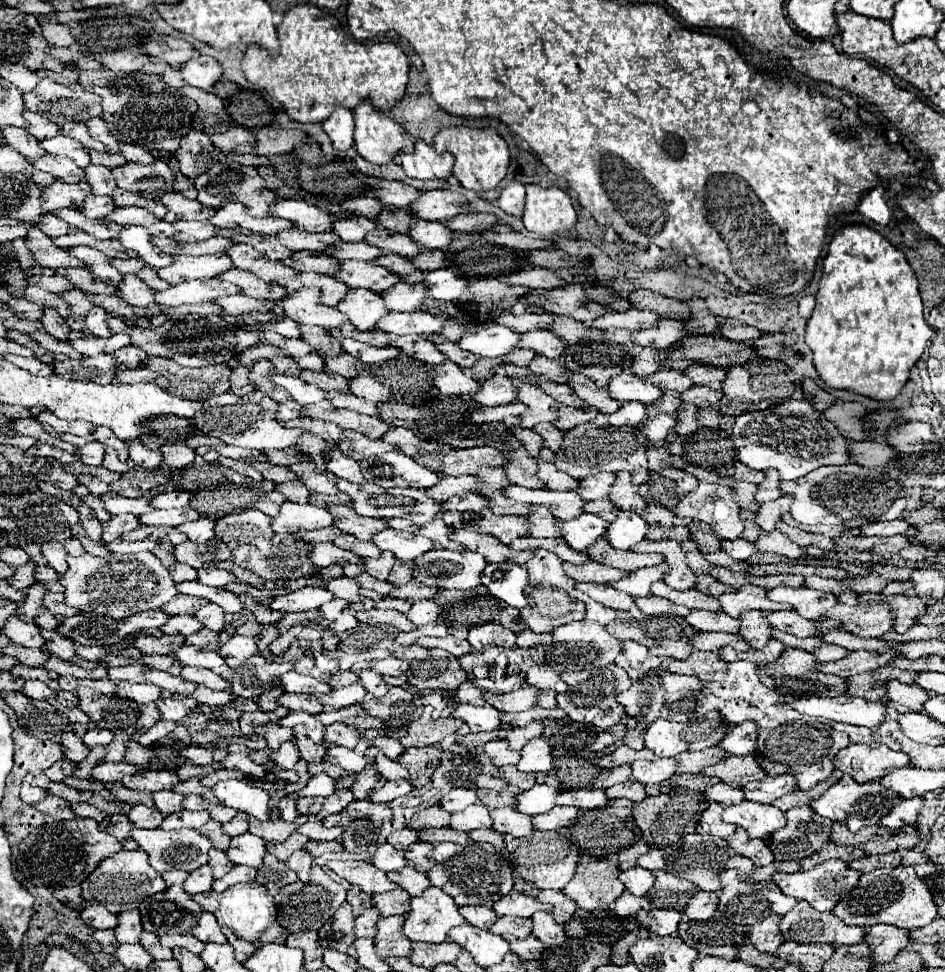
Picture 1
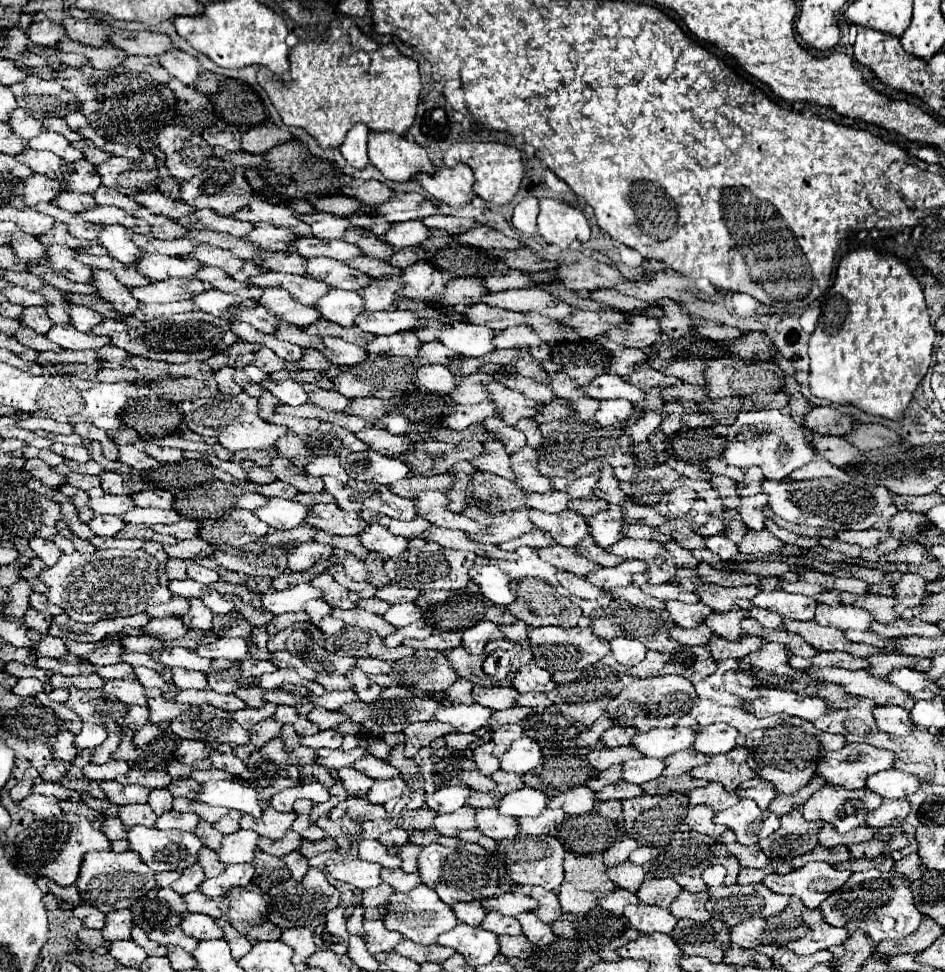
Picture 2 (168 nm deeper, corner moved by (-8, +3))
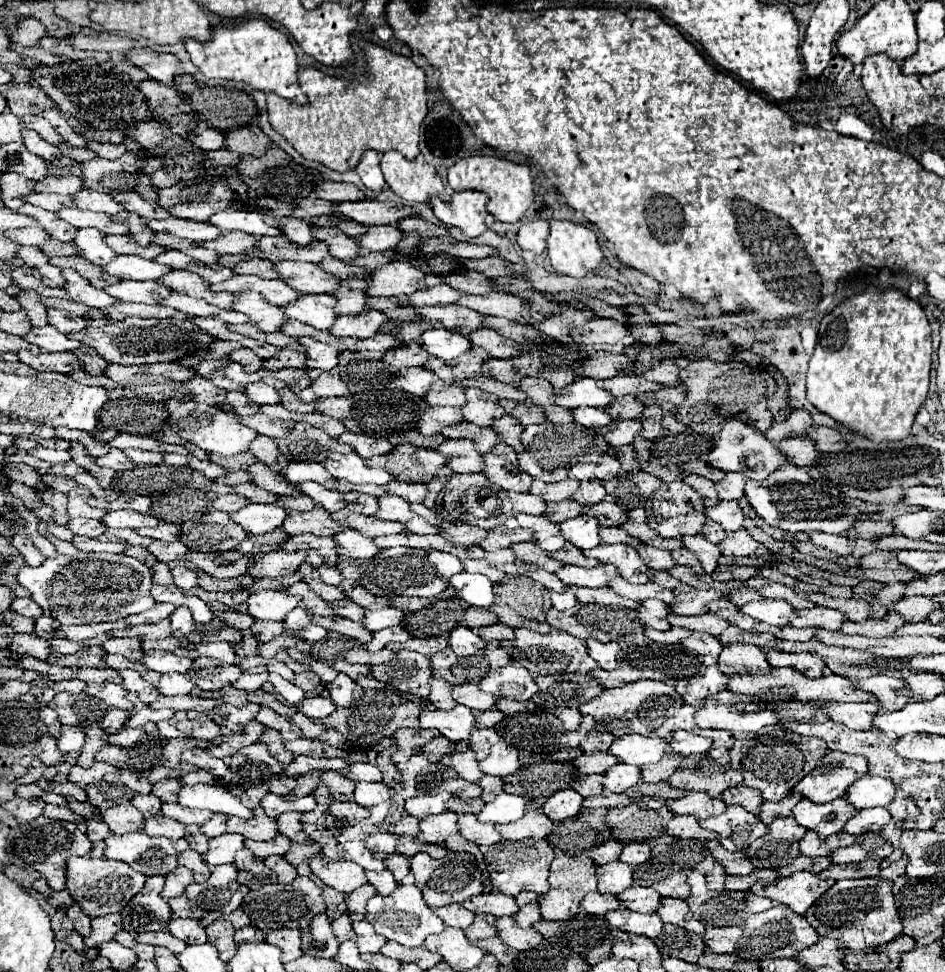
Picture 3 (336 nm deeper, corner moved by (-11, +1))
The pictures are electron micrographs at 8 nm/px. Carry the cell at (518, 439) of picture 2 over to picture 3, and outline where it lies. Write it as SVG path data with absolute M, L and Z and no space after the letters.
M458 422L458 424L452 424L452 426L446 426L442 432L440 432L444 438L468 438L476 444L476 450L480 454L488 452L488 448L492 448L494 444L500 442L500 436L492 430L492 428L482 428L482 426L474 426L474 424L468 424L468 422Z

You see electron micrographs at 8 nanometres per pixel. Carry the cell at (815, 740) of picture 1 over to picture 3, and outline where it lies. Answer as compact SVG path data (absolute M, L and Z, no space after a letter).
M768 732L756 738L736 740L730 748L732 768L740 768L744 784L760 790L762 800L782 800L812 768L820 764L820 758L828 754L826 742L820 738L806 738L794 732Z

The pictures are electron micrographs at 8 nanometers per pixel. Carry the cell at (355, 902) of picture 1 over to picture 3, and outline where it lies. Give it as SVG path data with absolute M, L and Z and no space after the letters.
M322 886L322 896L324 896L324 902L326 902L326 914L330 918L338 918L338 916L342 916L346 912L346 904L344 904L344 894L342 892L336 892L330 886Z

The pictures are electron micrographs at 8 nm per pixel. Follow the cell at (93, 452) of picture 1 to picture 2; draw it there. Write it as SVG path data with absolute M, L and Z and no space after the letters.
M53 444L51 446L53 452L61 454L63 458L71 458L75 462L89 462L91 460L91 452L87 446L67 446L67 444Z

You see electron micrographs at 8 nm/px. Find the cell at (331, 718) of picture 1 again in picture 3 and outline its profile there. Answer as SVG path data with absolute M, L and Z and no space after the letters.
M302 712L292 714L288 720L290 720L292 724L296 724L296 726L302 730L304 738L318 738L318 736L324 732L322 724L314 724L314 722L312 722L308 716L304 716Z

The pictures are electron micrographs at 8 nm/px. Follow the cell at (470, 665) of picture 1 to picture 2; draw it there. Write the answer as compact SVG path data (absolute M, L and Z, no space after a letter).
M459 646L459 648L453 648L447 658L449 658L451 666L457 670L457 674L459 674L461 678L471 680L473 684L483 684L481 656L473 656L473 654L469 654L463 646Z

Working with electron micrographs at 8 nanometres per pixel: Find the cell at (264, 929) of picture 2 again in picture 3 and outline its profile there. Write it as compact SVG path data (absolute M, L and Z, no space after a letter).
M244 926L240 930L234 932L234 942L236 944L242 944L242 942L262 942L264 940L264 934L258 930L258 928L252 928L252 926Z

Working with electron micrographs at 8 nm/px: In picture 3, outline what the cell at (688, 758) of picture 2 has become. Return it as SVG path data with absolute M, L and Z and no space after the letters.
M666 754L660 762L644 766L642 768L642 782L664 782L670 778L670 774L678 768L678 764L682 762L682 756L678 754Z

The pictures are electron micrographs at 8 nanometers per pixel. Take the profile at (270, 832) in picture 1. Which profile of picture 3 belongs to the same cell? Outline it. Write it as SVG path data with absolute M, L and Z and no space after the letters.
M256 806L252 810L252 818L250 820L240 820L240 818L228 818L228 832L236 832L242 834L250 840L272 840L278 834L278 826L272 818L268 818L264 814L264 810L260 806Z

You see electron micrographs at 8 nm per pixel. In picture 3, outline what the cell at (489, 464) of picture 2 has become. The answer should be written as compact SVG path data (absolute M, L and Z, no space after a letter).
M444 440L436 452L448 456L448 468L452 472L482 472L482 454L476 452L470 440Z

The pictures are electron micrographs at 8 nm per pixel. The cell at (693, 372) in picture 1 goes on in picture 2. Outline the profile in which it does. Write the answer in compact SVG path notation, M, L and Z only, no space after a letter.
M699 358L697 360L673 360L663 372L677 376L689 384L705 384L705 362Z

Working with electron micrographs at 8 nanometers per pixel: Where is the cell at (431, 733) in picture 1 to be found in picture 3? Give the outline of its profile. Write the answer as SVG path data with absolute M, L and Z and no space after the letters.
M400 728L392 734L394 742L396 742L396 752L392 754L392 762L406 762L410 756L418 754L418 750L432 738L440 736L440 732L436 730L422 730L422 728Z

